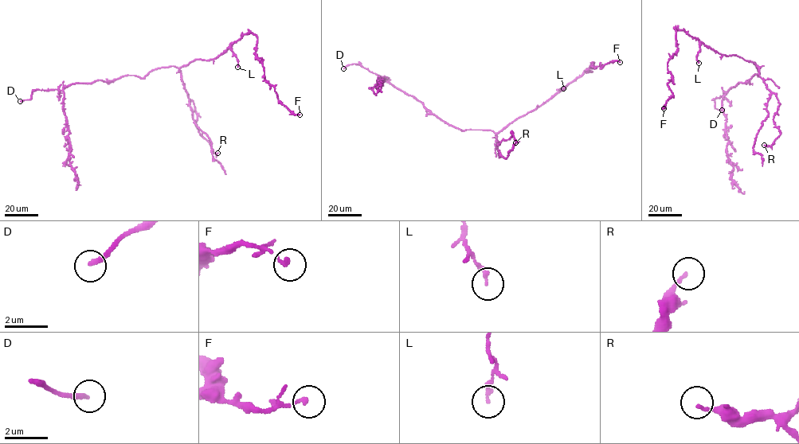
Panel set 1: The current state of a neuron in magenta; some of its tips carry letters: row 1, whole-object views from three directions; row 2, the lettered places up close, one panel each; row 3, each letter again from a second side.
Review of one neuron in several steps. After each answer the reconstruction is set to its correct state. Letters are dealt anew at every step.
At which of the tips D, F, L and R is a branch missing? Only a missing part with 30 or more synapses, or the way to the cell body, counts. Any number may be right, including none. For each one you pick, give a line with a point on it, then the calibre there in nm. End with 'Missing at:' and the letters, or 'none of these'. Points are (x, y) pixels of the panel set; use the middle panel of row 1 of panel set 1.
D: at (343, 68); 240 nm thick
Missing at: D

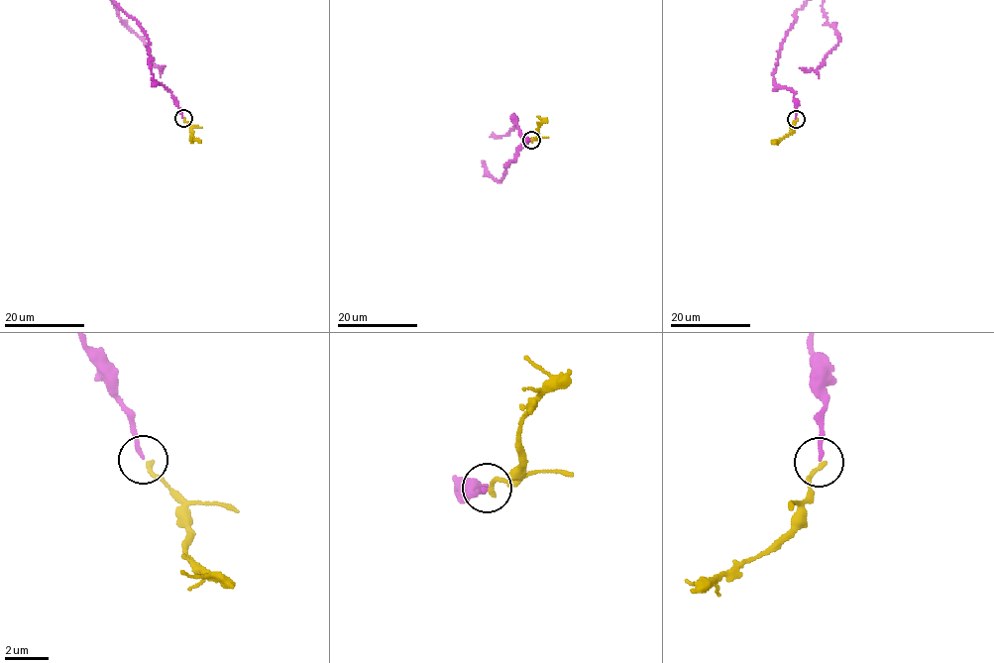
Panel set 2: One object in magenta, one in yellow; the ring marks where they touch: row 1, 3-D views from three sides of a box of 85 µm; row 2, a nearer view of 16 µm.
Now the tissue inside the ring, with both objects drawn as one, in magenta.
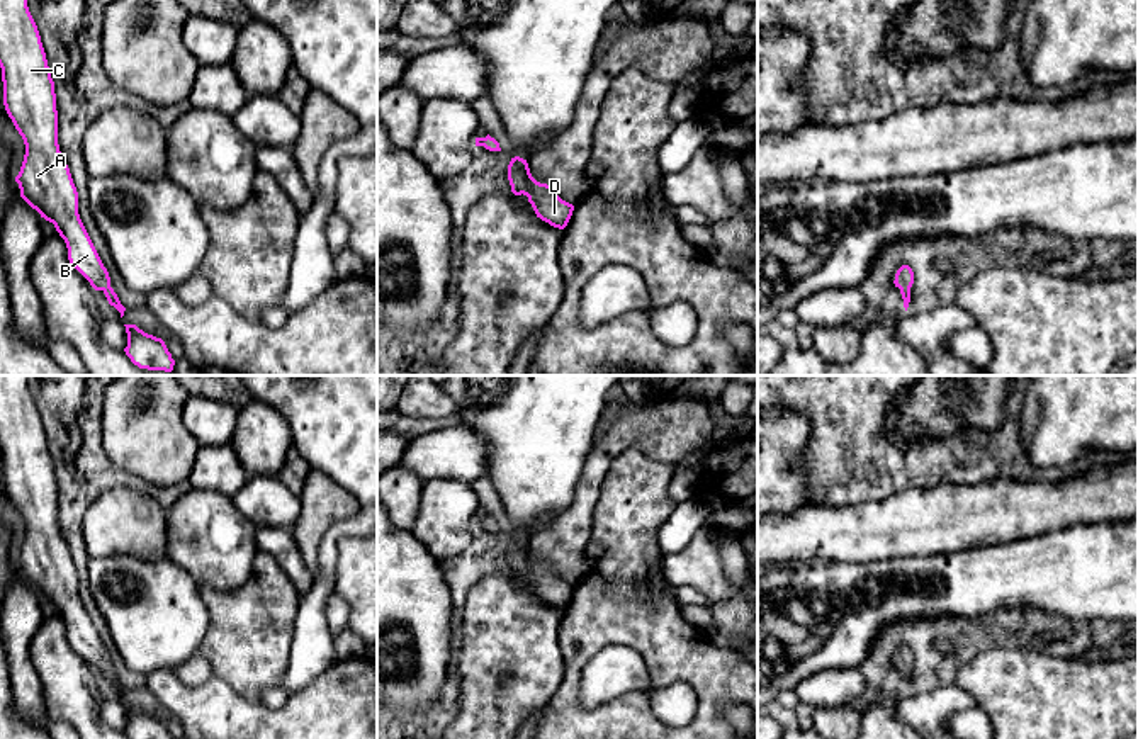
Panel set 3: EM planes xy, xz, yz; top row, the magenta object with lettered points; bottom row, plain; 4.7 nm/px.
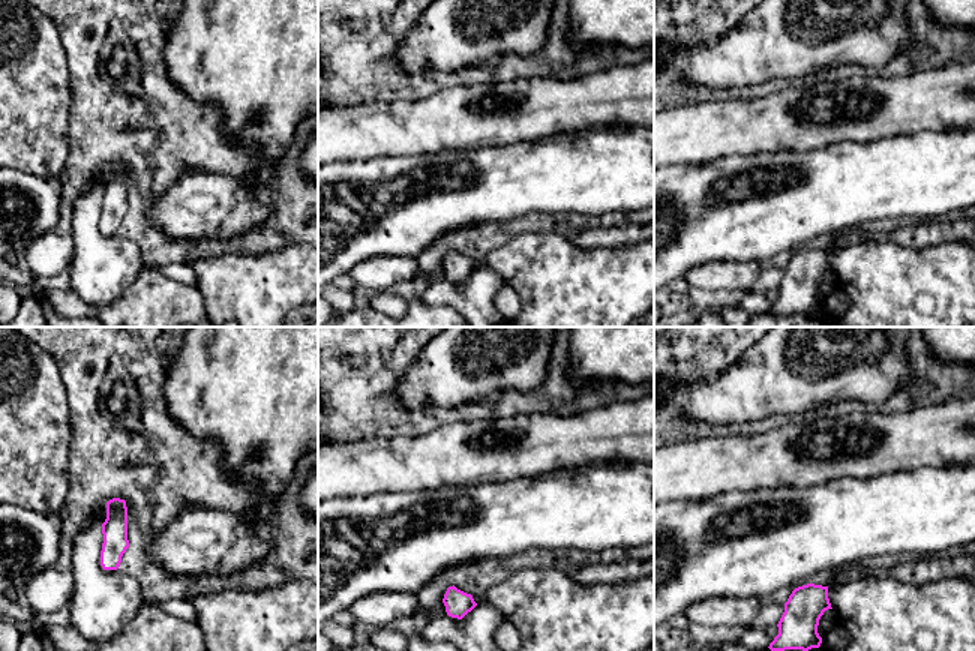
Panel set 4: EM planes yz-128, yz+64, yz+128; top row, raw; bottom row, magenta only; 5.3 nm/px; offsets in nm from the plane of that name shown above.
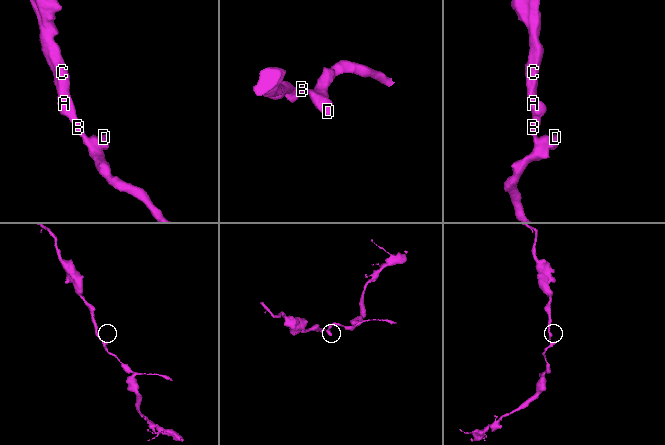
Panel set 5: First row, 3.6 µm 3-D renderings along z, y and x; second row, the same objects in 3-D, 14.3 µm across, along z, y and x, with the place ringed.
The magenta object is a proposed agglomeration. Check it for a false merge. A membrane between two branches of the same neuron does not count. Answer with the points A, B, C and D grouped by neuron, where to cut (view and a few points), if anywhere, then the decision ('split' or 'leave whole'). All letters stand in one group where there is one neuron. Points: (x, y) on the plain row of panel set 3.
groups A B C D; cut none; leave whole

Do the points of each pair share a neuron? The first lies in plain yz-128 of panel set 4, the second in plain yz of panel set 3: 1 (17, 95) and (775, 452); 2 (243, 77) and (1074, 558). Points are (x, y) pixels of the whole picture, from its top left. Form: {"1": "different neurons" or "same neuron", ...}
{"1": "same neuron", "2": "different neurons"}

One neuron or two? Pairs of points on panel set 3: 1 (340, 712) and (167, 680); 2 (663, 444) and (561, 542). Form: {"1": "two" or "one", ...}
{"1": "one", "2": "one"}

